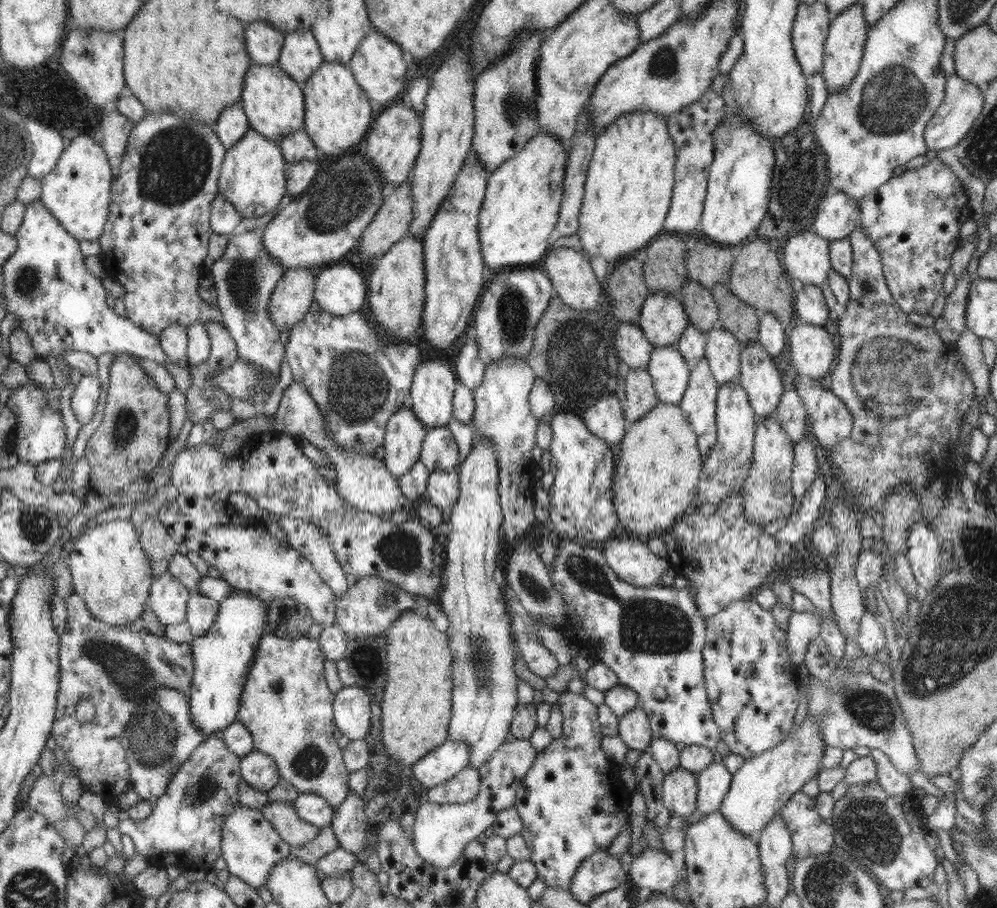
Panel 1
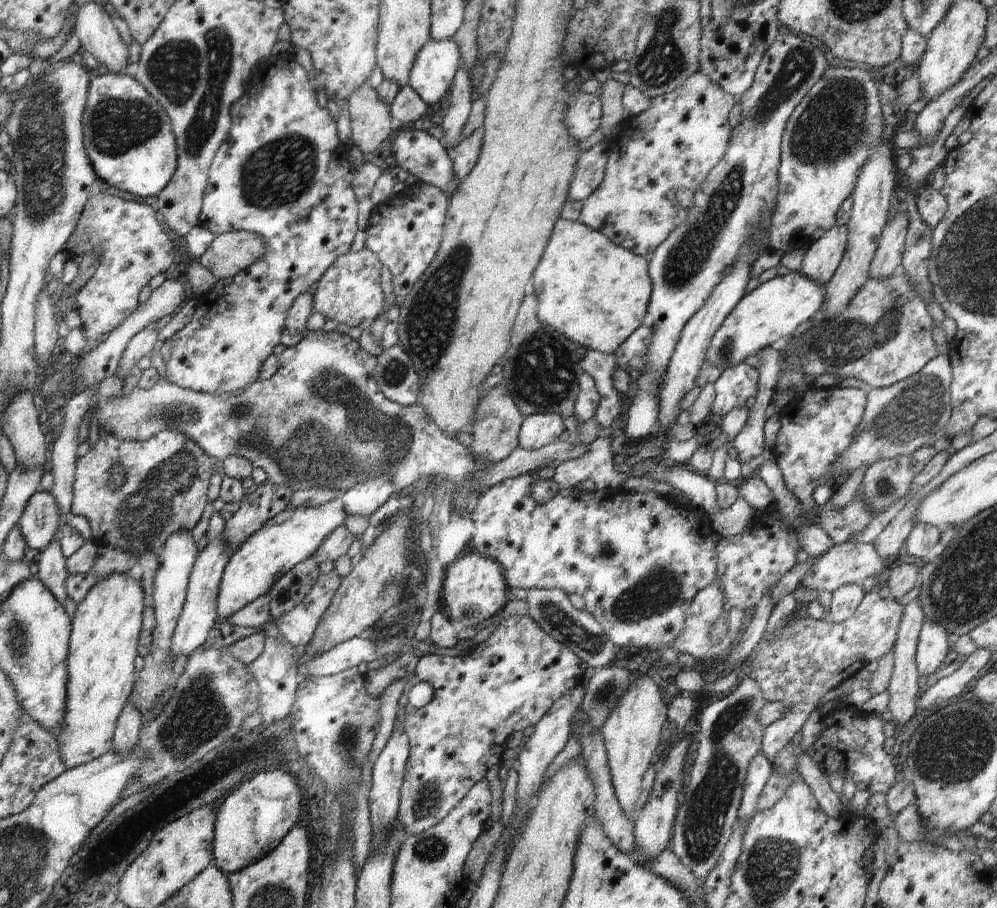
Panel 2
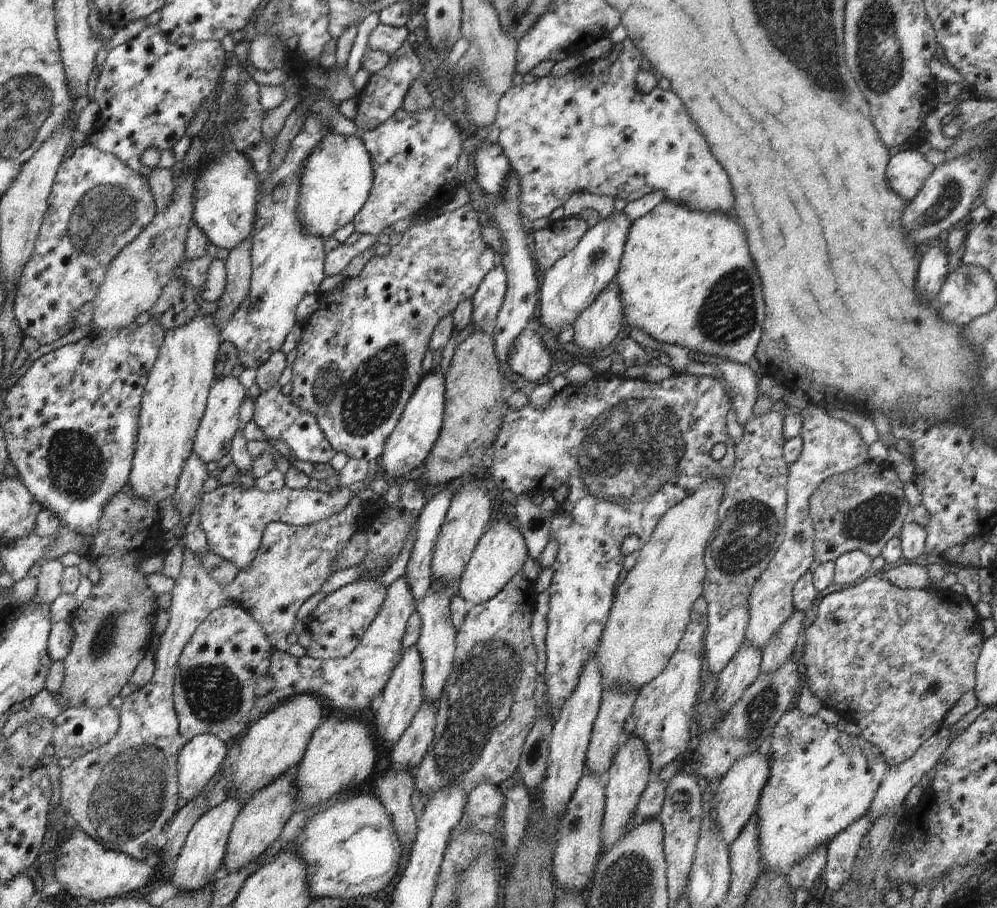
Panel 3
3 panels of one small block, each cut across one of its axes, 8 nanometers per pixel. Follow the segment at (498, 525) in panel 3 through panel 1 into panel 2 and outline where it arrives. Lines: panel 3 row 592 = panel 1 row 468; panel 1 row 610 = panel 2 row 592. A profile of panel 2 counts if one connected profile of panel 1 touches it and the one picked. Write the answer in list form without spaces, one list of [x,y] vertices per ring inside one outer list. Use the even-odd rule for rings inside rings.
[[[480,553],[468,554],[447,566],[445,572],[442,602],[448,607],[447,615],[459,626],[491,621],[507,604],[507,582],[495,560]]]

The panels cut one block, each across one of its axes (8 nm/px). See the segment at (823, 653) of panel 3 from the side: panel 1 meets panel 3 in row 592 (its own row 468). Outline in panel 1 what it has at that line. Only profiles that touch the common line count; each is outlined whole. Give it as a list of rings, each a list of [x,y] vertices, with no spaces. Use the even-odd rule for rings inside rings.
[[[859,225],[849,235],[850,245],[853,251],[852,276],[848,278],[849,285],[849,298],[848,306],[845,311],[840,311],[835,315],[835,322],[838,323],[838,332],[840,334],[840,354],[838,354],[838,364],[836,368],[832,370],[832,386],[828,384],[829,390],[831,390],[844,404],[845,407],[852,413],[853,423],[852,432],[848,438],[836,443],[833,447],[829,448],[829,457],[832,460],[832,476],[837,476],[838,480],[842,482],[842,486],[839,487],[842,492],[847,494],[847,497],[861,506],[861,510],[865,512],[876,512],[880,516],[880,512],[885,498],[893,492],[895,486],[903,486],[903,484],[911,484],[917,492],[917,496],[921,497],[924,491],[928,490],[929,486],[935,481],[935,479],[945,479],[948,481],[948,486],[952,482],[958,482],[963,476],[963,472],[956,470],[955,468],[955,454],[957,454],[957,448],[959,448],[959,438],[965,421],[965,416],[973,403],[974,384],[972,380],[968,378],[968,374],[964,372],[963,364],[959,359],[959,356],[954,356],[954,360],[943,360],[942,356],[948,352],[948,344],[946,344],[939,336],[933,327],[923,327],[913,325],[908,320],[908,312],[902,310],[901,306],[894,301],[891,296],[890,289],[886,285],[886,280],[882,269],[882,257],[880,253],[876,251],[876,245],[872,243],[872,239],[868,239],[868,235],[864,233],[863,228]]]

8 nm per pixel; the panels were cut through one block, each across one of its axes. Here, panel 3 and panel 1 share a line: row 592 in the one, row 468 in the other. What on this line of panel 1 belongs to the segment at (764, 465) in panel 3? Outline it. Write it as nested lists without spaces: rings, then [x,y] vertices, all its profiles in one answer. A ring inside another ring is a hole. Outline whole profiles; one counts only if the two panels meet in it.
[[[738,379],[720,386],[716,403],[717,441],[703,463],[699,481],[698,496],[704,502],[720,504],[732,492],[738,492],[748,476],[753,461],[756,421],[748,395]]]

